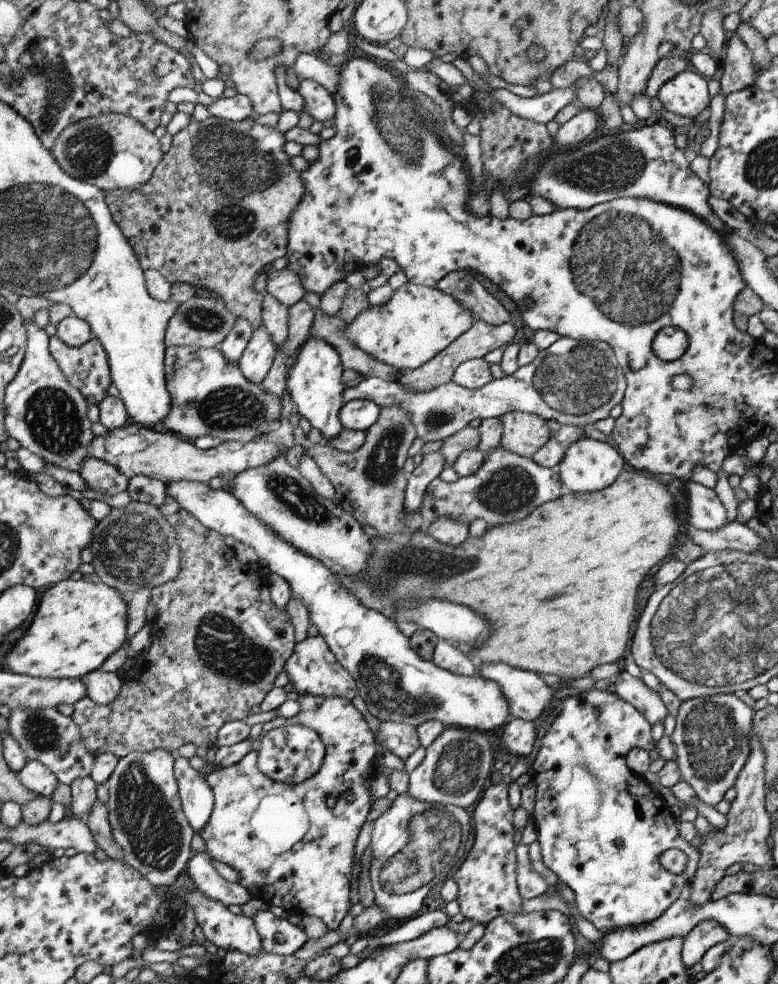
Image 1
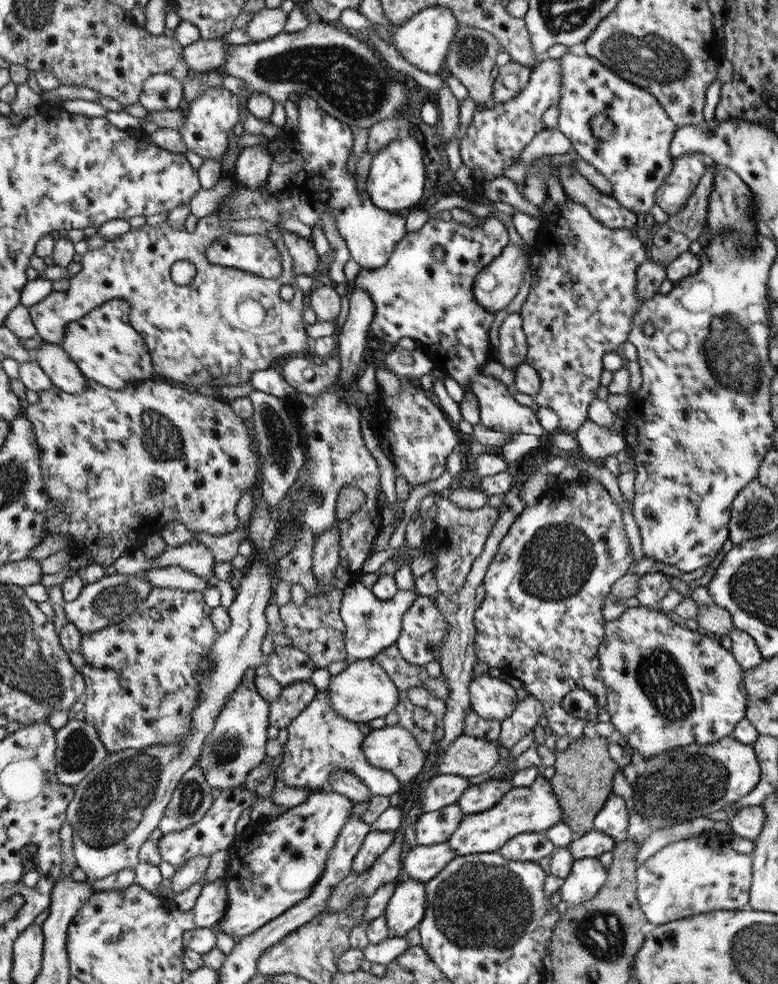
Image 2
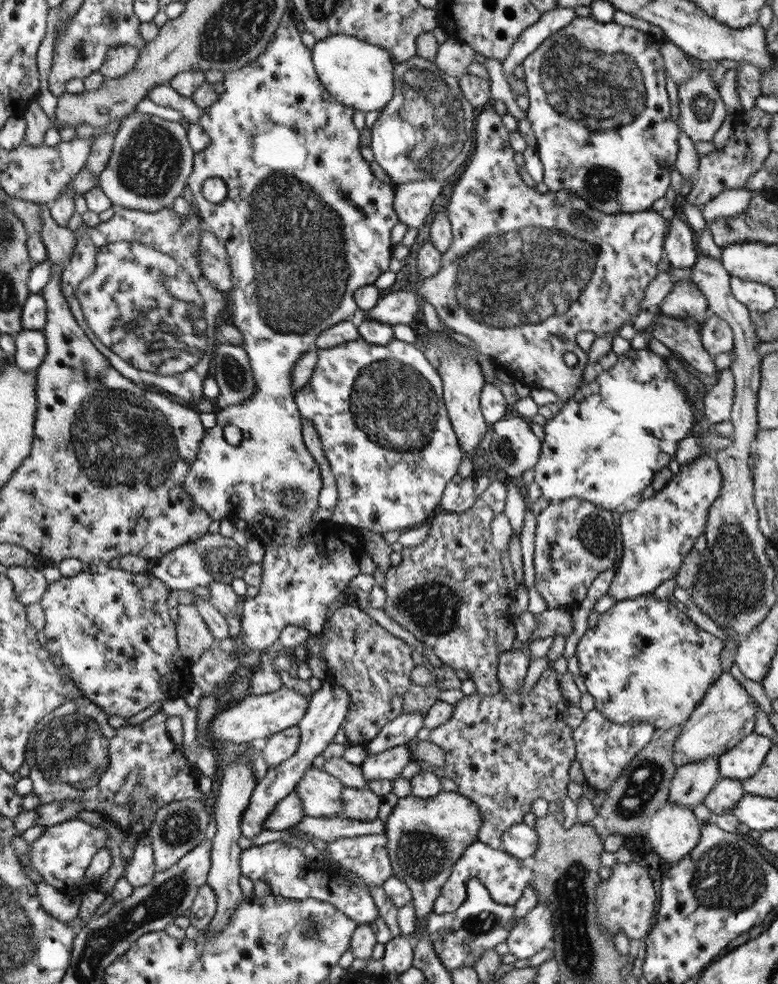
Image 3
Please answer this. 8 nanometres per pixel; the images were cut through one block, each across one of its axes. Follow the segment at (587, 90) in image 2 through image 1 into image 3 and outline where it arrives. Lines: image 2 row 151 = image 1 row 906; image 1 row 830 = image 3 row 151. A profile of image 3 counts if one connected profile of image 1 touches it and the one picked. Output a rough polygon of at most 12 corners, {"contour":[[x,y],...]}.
{"contour":[[576,17],[522,62],[549,192],[671,185],[654,35]]}

